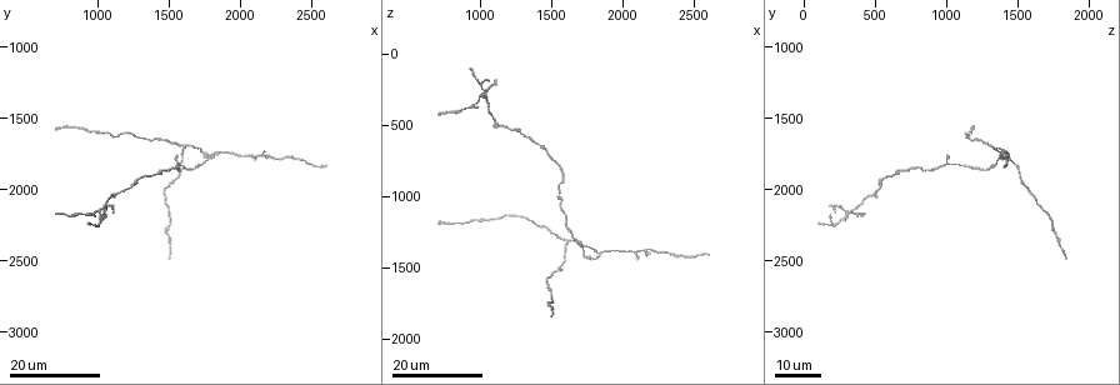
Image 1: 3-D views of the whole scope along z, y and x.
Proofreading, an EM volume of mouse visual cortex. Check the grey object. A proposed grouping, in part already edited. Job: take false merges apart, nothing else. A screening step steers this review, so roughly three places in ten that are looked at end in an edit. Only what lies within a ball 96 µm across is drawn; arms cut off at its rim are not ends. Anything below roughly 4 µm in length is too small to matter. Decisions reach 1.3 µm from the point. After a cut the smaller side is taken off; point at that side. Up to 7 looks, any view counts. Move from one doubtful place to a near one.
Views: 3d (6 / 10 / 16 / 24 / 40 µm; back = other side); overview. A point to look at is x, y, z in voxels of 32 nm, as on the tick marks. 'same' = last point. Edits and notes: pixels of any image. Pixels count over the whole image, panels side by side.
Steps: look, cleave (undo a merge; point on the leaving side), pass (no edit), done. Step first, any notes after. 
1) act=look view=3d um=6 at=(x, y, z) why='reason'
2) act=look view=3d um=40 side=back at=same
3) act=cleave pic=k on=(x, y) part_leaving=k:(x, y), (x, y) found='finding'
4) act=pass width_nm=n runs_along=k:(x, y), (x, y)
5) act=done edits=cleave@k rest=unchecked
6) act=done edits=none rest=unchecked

act=look view=3d um=16 at=(1020, 2180, 300) why='four-way junction'

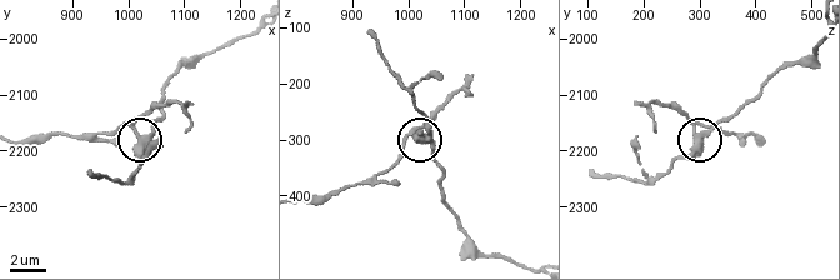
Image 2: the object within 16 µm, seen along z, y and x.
act=look view=3d um=10 at=(1025, 2180, 295)

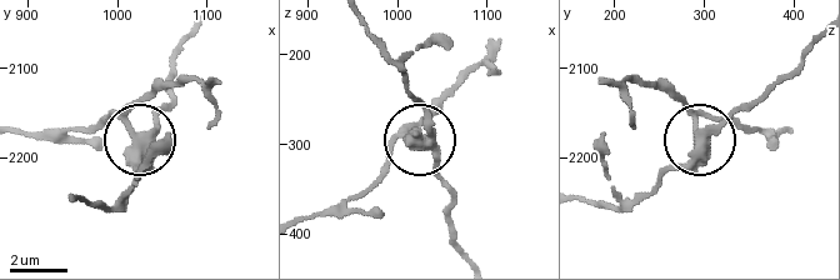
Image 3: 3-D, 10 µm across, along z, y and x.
act=cleave pic=3 on=(123, 111) side_arm_um=8 arms=4 found='a second cell is stuck on'

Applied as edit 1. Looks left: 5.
act=look view=overview

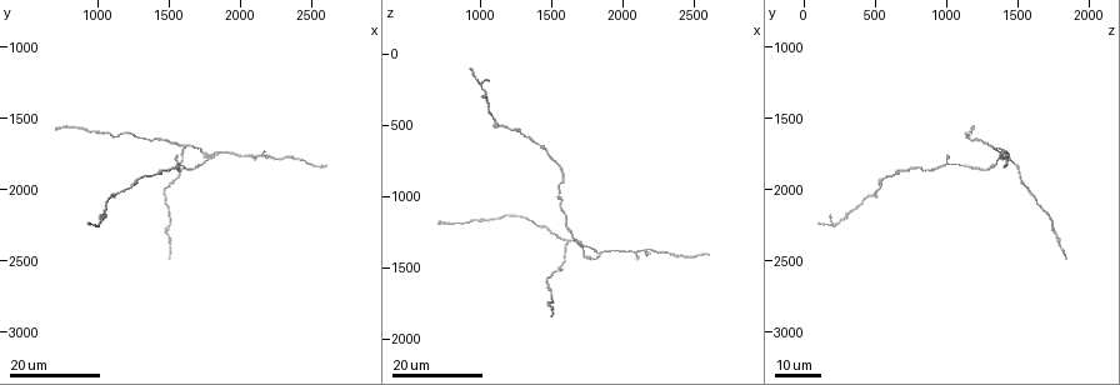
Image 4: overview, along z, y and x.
act=look view=3d um=24 at=(1100, 2060, 440) why='thick turns thin'

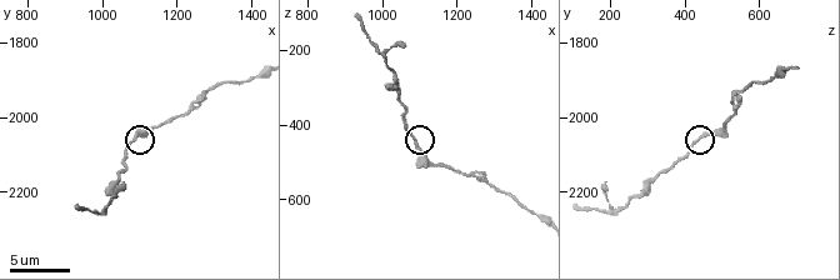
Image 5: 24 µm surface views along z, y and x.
act=look view=3d um=6 at=(1090, 2050, 450)

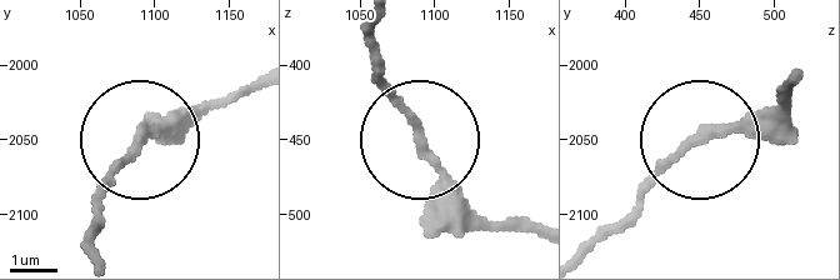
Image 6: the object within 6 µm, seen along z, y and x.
act=pass found='continuous, no second cell'

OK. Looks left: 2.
act=look view=3d um=24 at=(2140, 1760, 1380) why='thin arm on a thick one'

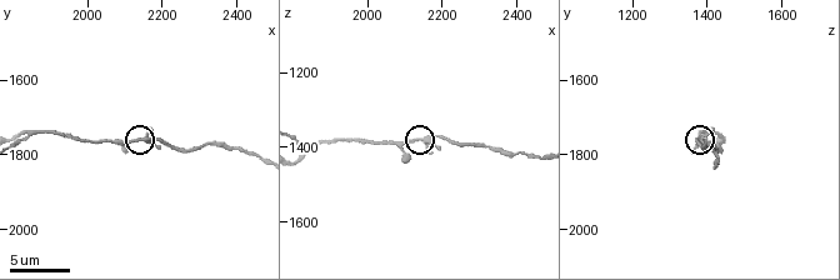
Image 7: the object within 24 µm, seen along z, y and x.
act=look view=3d um=10 at=(2140, 1760, 1380) why='zoom in'

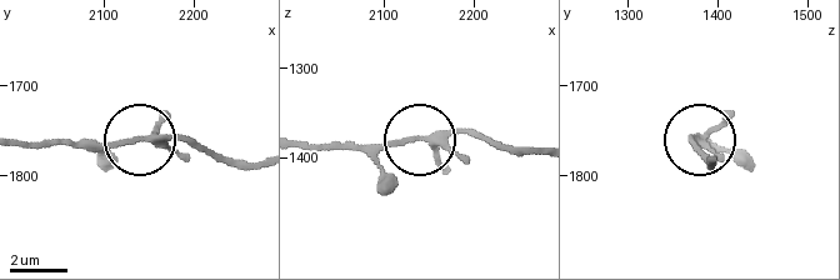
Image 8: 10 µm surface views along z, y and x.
act=pass width_nm=190 runs_along=8:(21, 143), (186, 138), (205, 145) found='one cell here'

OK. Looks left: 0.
act=done edits=cleave@3 rest=unchecked

